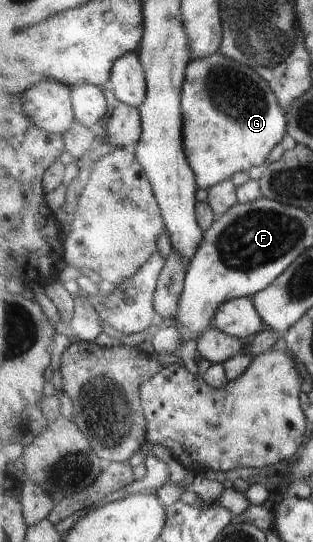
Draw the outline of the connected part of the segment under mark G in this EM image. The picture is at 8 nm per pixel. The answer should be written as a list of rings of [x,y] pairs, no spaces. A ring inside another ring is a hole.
[[[220,51],[205,59],[194,59],[187,72],[182,104],[186,118],[186,150],[191,167],[198,177],[201,189],[207,192],[219,183],[230,180],[239,171],[250,171],[255,167],[265,168],[269,154],[288,135],[288,115],[279,103],[278,93],[270,81],[256,67],[239,63]]]

